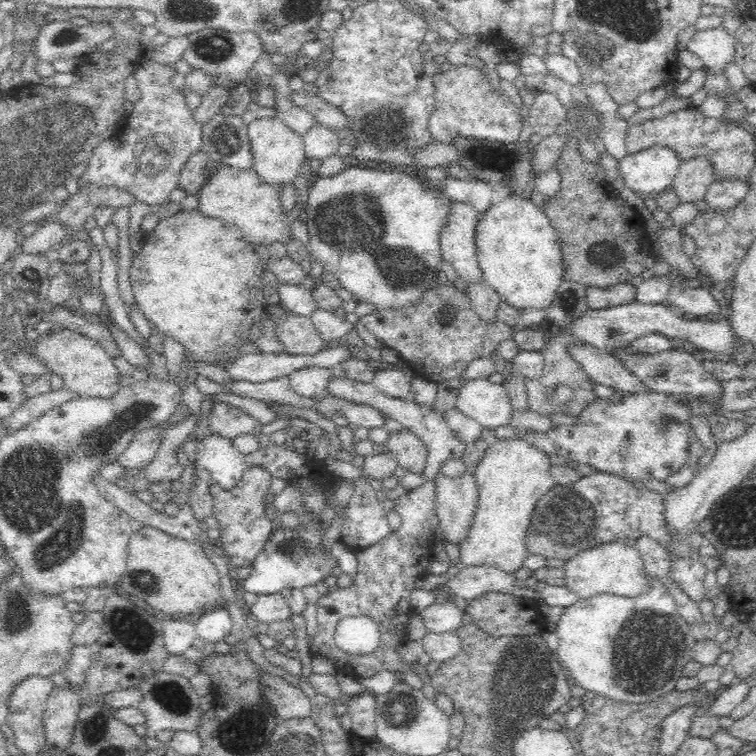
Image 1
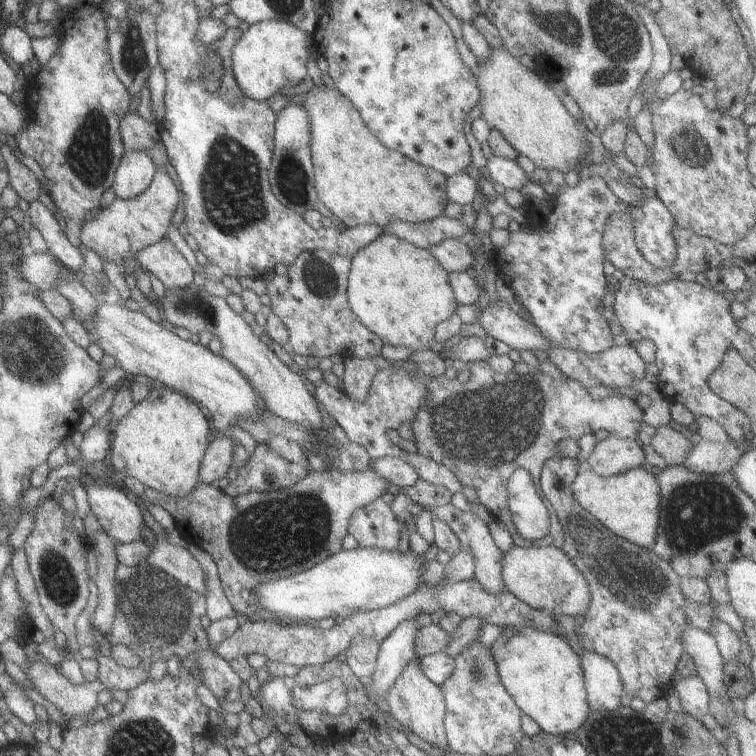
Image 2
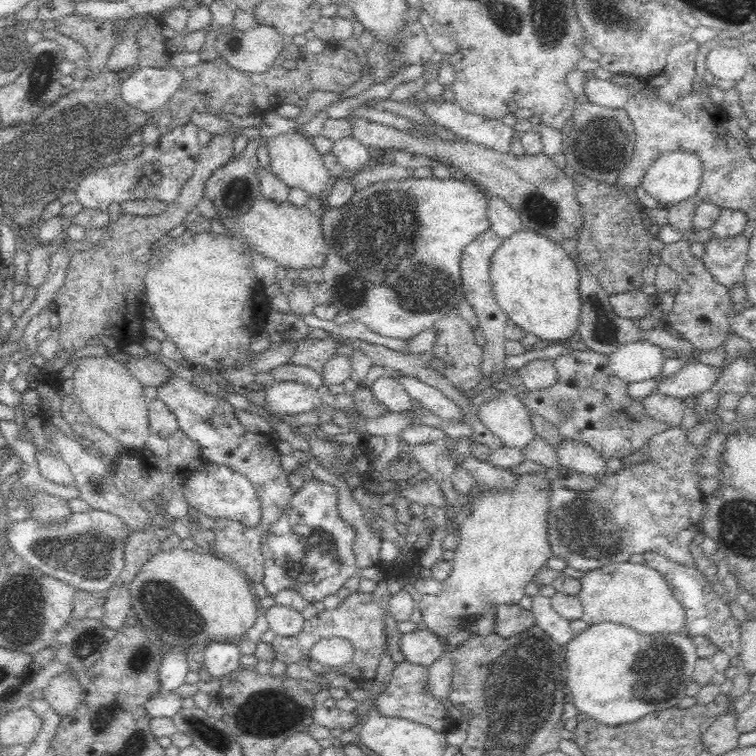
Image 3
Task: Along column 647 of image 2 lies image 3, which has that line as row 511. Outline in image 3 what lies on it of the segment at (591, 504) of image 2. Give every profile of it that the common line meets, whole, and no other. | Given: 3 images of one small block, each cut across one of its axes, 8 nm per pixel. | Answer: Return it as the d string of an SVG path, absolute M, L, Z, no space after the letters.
M544 474L519 476L519 484L512 493L492 493L474 499L474 512L461 519L462 527L460 542L454 550L452 572L433 595L424 595L416 601L416 607L422 614L426 629L440 639L444 647L443 656L450 658L450 652L464 646L474 637L490 637L495 633L498 608L520 604L526 596L526 586L533 582L545 564L554 557L547 542L549 500L552 485Z

